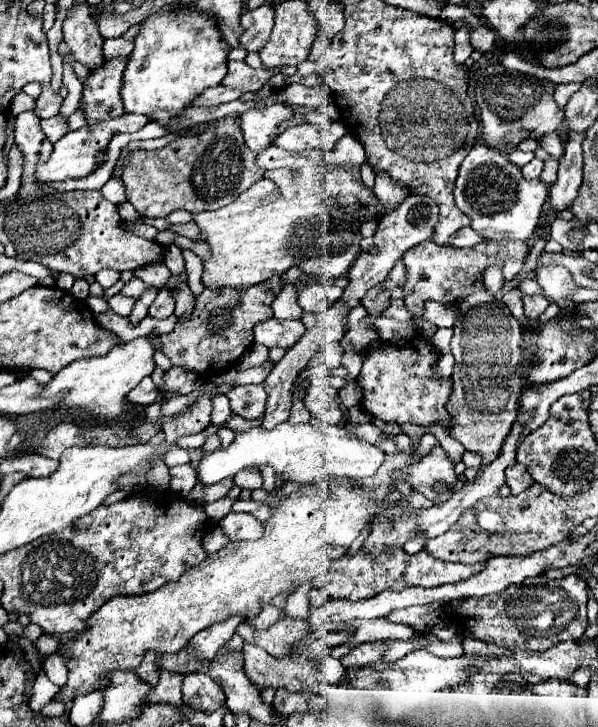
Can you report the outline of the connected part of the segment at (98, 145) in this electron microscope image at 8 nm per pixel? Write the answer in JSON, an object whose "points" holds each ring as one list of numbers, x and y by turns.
{"points":[[125,114,119,120,107,120,107,124,101,124,99,128,79,128,75,132,67,132,63,138,59,138,53,144,53,154,47,164,41,164,37,168,37,180,43,182,65,182,65,180,81,180,87,174,95,170,97,164,97,154,105,152,109,140,119,134,119,132,137,132,141,130,149,120,145,116,135,116,135,114]]}

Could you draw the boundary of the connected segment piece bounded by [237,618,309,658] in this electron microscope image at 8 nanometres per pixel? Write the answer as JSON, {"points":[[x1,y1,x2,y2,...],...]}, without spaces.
{"points":[[283,618,281,622,277,622,275,626,263,630,263,632,255,630,247,620,237,626,237,634,245,642,265,648,275,658,289,656,293,644,297,644,301,638,305,638,307,632,309,632,309,624,305,620,297,620,297,618]]}

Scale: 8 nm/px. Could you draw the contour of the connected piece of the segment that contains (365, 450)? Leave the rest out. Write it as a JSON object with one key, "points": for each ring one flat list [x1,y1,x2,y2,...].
{"points":[[283,422,273,430,265,430,263,426,249,428,245,432,235,432,235,438,229,446,219,446,213,452,199,448,199,466,197,480,203,486,217,484,225,478,233,478,241,470,261,470,261,466,271,466,283,482,317,482,319,478,365,478,373,476,377,468,383,464,383,450,367,444,355,436,349,436,345,426,311,426,311,424,291,424]]}

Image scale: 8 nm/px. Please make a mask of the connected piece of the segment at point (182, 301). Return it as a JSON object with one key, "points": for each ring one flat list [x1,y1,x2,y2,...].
{"points":[[179,284,177,286,181,290,179,298,177,298,177,306,175,306,175,316,181,316,181,314,189,314,191,312,191,304,195,302,195,296,191,294,189,286,187,284]]}

